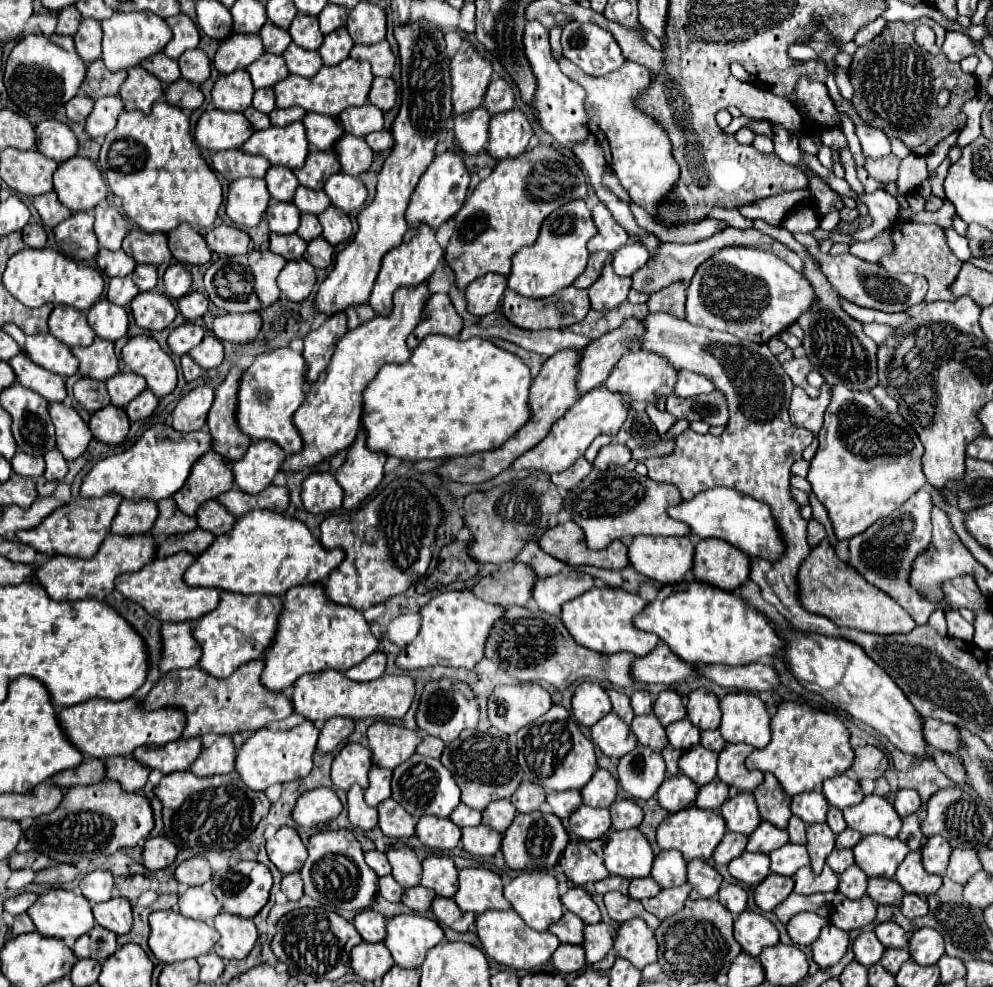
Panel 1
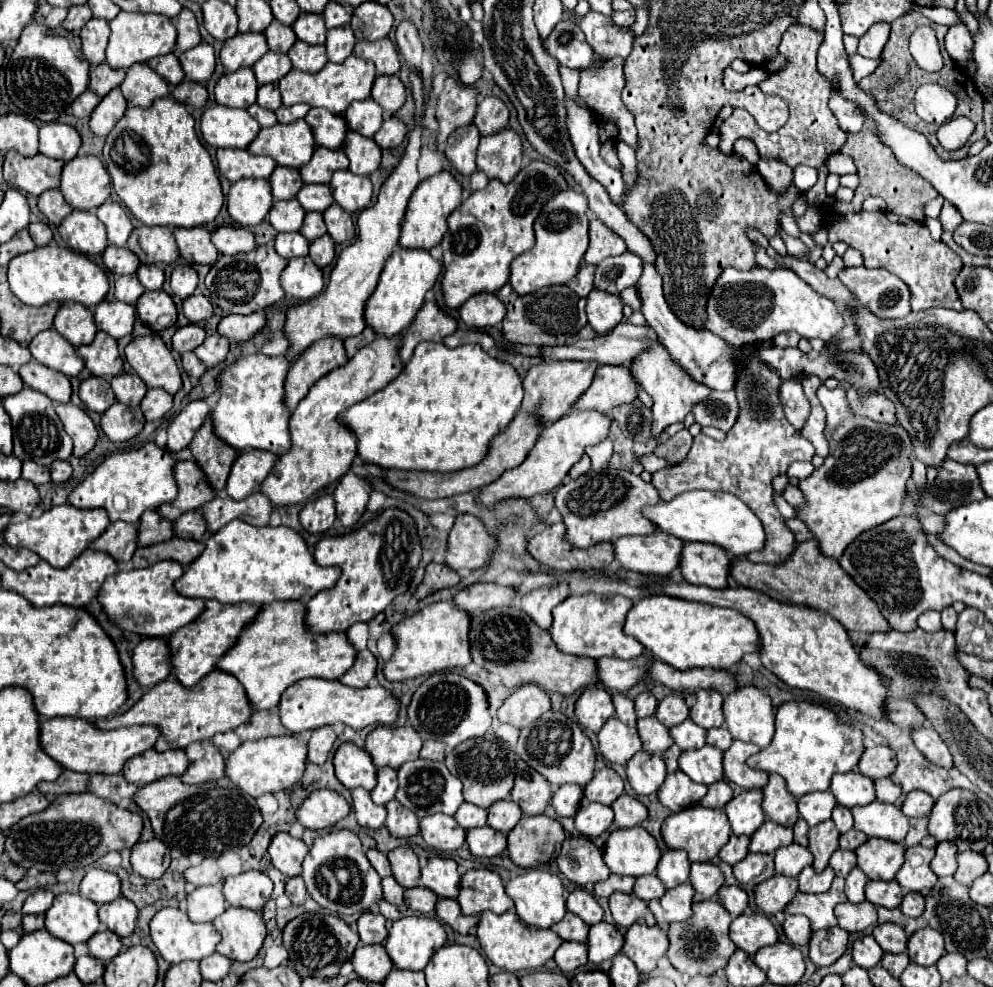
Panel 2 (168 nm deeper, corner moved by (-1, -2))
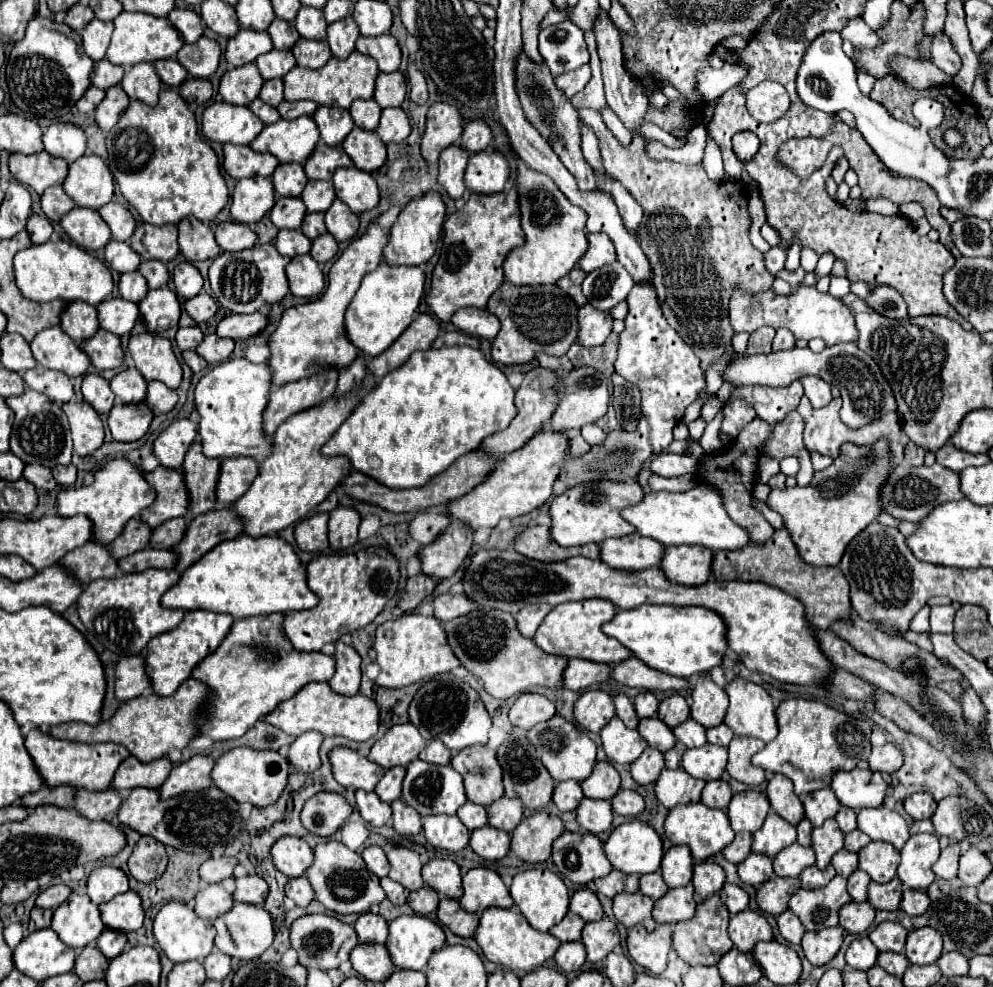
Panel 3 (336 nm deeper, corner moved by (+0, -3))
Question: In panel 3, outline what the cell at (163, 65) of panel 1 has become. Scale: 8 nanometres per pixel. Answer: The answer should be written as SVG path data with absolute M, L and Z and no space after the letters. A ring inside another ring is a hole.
M171 57L171 59L159 59L155 63L155 69L157 69L157 75L161 77L161 81L167 83L167 85L181 85L187 79L185 67L179 65L175 57Z

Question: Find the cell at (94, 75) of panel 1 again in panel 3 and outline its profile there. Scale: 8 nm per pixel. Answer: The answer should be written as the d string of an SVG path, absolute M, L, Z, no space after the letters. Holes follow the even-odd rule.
M103 59L95 67L95 71L91 75L91 83L99 89L109 89L109 87L117 85L121 81L121 77L123 77L123 67L113 65L107 59Z

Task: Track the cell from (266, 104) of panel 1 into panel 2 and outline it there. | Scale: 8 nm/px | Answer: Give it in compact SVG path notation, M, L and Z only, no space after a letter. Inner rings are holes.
M266 84L266 86L260 86L258 88L258 106L262 106L264 110L272 110L276 112L282 102L280 102L280 90L278 90L278 84Z

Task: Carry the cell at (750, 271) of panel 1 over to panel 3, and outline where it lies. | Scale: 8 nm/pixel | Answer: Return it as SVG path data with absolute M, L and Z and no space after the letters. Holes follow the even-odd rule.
M799 285L797 291L791 293L789 297L775 295L773 291L759 293L759 295L747 295L741 289L735 289L729 309L731 309L731 325L735 333L741 333L741 331L753 333L755 329L763 325L769 325L773 329L783 327L783 329L789 329L795 335L795 339L811 341L813 337L819 337L827 343L827 347L857 341L859 337L851 309L845 307L841 299L835 299L829 293L819 293L815 287Z

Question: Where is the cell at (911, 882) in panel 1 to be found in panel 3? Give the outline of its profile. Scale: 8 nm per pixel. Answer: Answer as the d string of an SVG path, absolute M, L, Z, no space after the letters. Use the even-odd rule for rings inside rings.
M917 833L911 835L905 847L901 849L901 865L897 869L897 877L909 889L927 889L935 873L931 871L933 863L939 859L939 841L935 835Z

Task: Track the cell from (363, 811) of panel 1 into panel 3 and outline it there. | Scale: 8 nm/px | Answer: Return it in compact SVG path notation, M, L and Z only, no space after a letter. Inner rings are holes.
M357 791L357 809L361 817L371 825L371 827L383 827L391 819L391 805L383 803L375 793L365 793Z

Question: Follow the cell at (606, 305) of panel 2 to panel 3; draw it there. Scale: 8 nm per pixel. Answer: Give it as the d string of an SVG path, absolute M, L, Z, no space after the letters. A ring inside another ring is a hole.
M589 303L579 309L577 321L579 321L577 343L581 347L597 347L597 345L603 345L605 339L611 333L611 327L613 327L611 315L593 309Z

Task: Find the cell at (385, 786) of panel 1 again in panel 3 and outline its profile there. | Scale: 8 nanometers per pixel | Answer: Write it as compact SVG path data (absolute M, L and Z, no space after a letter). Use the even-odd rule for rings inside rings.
M393 767L393 769L389 769L389 771L383 775L383 779L377 783L375 793L377 793L385 803L391 803L391 801L399 799L399 797L401 797L403 777L405 777L405 769L403 769L403 767Z

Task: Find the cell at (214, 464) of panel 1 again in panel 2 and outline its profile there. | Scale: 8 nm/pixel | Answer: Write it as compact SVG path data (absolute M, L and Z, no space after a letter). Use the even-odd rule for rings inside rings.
M184 460L176 464L176 482L178 482L176 500L162 504L158 508L158 512L172 522L180 518L180 514L188 510L198 510L218 496L218 492L212 488L196 460Z

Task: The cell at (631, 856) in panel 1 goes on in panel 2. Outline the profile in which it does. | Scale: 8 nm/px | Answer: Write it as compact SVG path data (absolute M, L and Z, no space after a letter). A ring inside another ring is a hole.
M642 826L610 832L604 846L604 862L612 874L632 878L654 874L658 860L658 844Z

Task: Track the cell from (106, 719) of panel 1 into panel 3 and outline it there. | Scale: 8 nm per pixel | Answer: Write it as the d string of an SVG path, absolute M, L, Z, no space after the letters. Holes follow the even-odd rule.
M31 729L25 737L25 749L31 755L37 771L41 773L47 787L69 785L73 789L87 789L87 791L105 791L111 787L113 775L119 763L129 755L125 747L115 743L99 743L99 745L85 745L75 741L59 741L49 739L47 733L39 729Z

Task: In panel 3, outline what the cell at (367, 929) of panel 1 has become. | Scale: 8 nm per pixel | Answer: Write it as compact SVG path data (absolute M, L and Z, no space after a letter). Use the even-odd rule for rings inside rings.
M363 913L355 923L359 943L385 943L387 941L387 921L377 913Z

